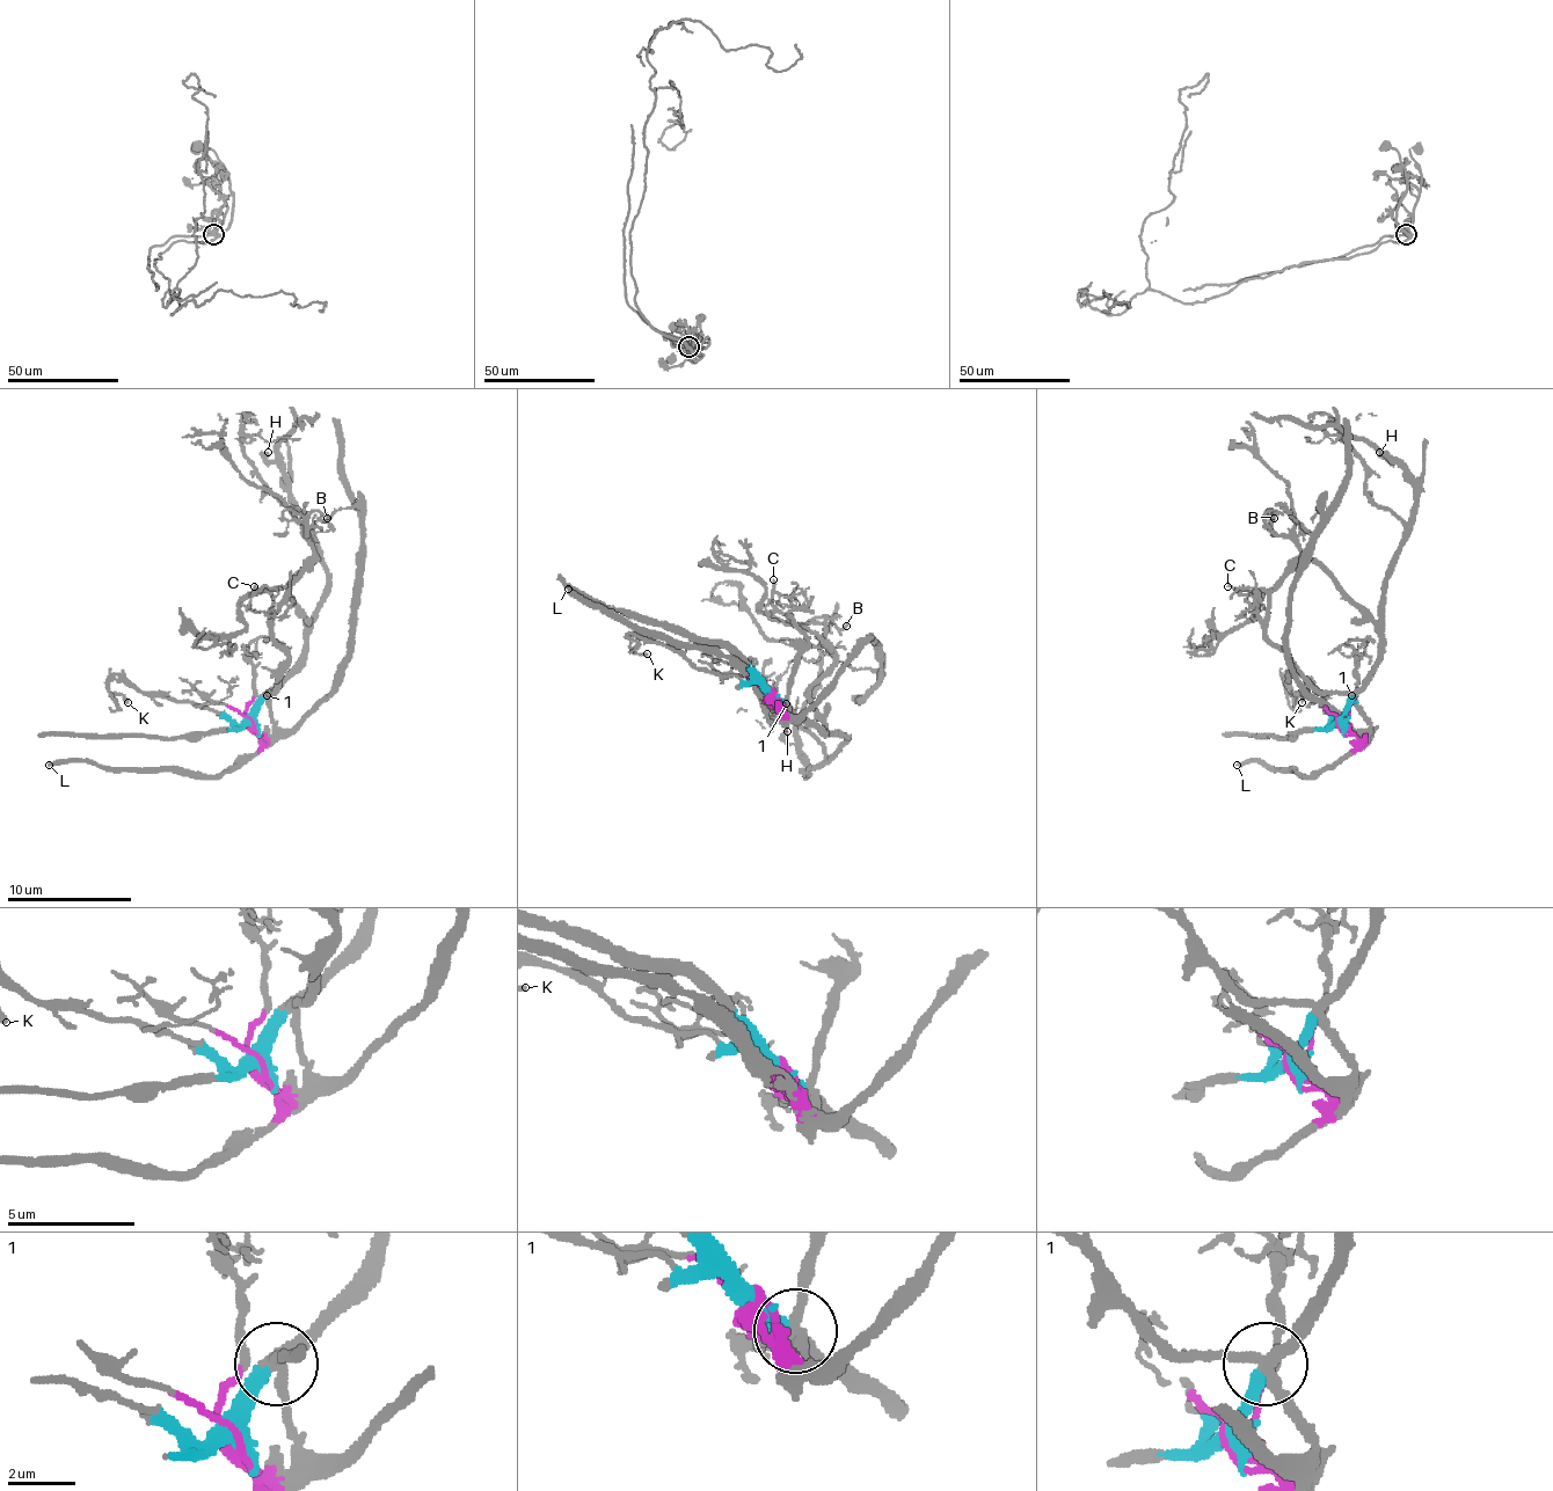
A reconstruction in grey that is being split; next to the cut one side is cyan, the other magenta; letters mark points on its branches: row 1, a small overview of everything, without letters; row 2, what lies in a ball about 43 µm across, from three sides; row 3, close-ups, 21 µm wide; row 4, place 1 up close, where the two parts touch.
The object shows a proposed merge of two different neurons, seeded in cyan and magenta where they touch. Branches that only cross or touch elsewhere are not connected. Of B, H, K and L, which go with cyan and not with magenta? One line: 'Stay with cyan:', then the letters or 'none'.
Stay with cyan: B, H, K

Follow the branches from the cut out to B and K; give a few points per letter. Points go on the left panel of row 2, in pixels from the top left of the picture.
B: (249, 725), (249, 713), (303, 653), (306, 626), (290, 582), (315, 557), (306, 526), (315, 511), (327, 517)
K: (249, 725), (228, 722), (218, 713), (112, 681), (112, 694), (129, 703)

